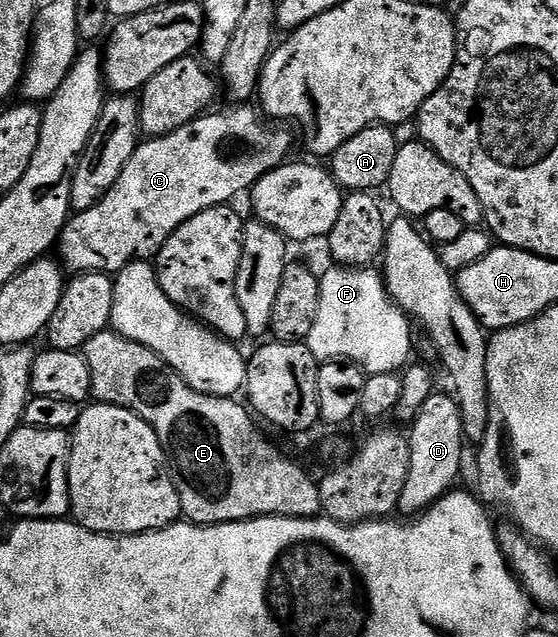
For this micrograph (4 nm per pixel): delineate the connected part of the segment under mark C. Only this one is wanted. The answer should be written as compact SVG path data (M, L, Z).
M239 103L234 107L227 108L231 109L225 110L224 113L215 113L216 111L208 112L202 117L198 117L196 121L190 121L185 127L181 127L169 135L165 135L164 137L152 137L136 145L135 154L129 159L129 163L125 163L125 171L121 171L121 176L117 179L117 183L113 183L113 187L103 196L101 203L97 203L93 207L89 207L80 213L75 213L74 216L68 220L57 242L58 260L62 262L68 270L71 268L70 272L72 274L110 273L114 275L118 273L120 269L124 269L130 261L154 258L156 254L158 254L159 248L169 239L169 235L173 235L173 231L177 231L177 227L181 227L189 219L193 219L193 215L201 215L201 211L209 211L218 205L234 202L233 199L238 193L246 194L251 186L256 185L266 173L273 171L277 167L288 164L290 157L287 156L291 153L291 133L287 129L290 128L268 119L251 103Z

